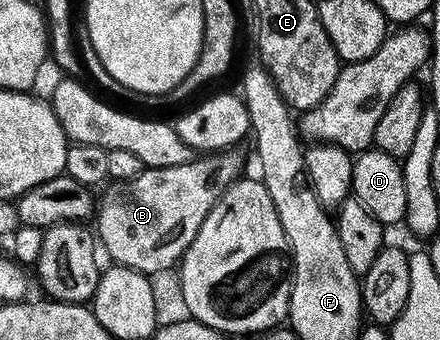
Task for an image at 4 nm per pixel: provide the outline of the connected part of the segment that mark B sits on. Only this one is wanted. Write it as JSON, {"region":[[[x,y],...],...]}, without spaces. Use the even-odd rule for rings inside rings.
{"region":[[[238,153],[204,154],[182,166],[145,168],[138,178],[109,183],[94,223],[95,235],[103,251],[108,251],[109,261],[145,274],[164,272],[172,263],[173,267],[194,242],[212,207],[220,203],[220,195],[241,179]]]}

